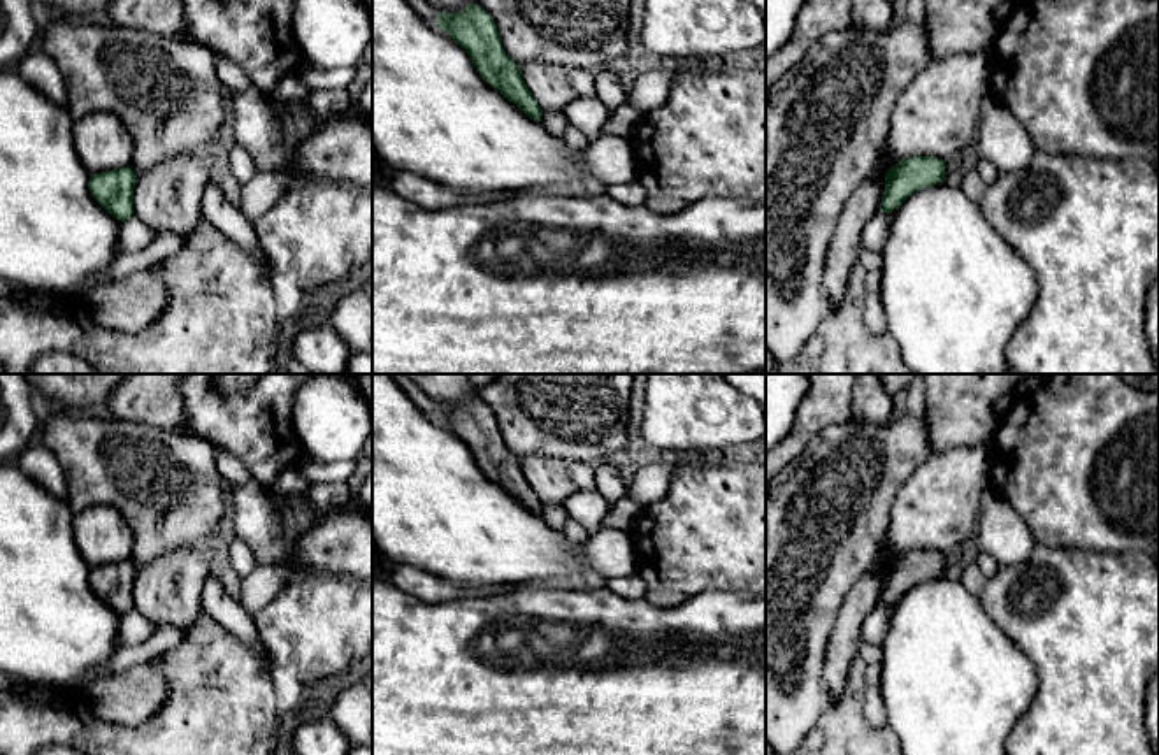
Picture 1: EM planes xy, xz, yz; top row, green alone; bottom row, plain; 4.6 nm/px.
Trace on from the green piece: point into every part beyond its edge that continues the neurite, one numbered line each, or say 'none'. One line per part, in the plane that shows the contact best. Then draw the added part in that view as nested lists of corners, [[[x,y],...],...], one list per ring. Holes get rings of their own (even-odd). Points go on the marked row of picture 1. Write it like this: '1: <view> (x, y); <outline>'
1: yz (845, 246); [[[880,158],[875,172],[853,191],[838,219],[824,262],[822,291],[829,304],[827,309],[838,306],[845,297],[850,269],[859,262],[859,255],[862,251],[862,228],[875,214],[880,212],[880,202],[885,191],[885,174],[896,163],[896,158]]]

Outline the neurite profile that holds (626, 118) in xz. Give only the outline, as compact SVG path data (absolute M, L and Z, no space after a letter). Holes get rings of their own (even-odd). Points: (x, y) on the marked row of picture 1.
M627 100L625 104L616 107L613 111L613 116L604 123L602 135L616 135L629 139L632 130L641 121L643 114L644 114L643 111L639 111L630 104L630 100Z

